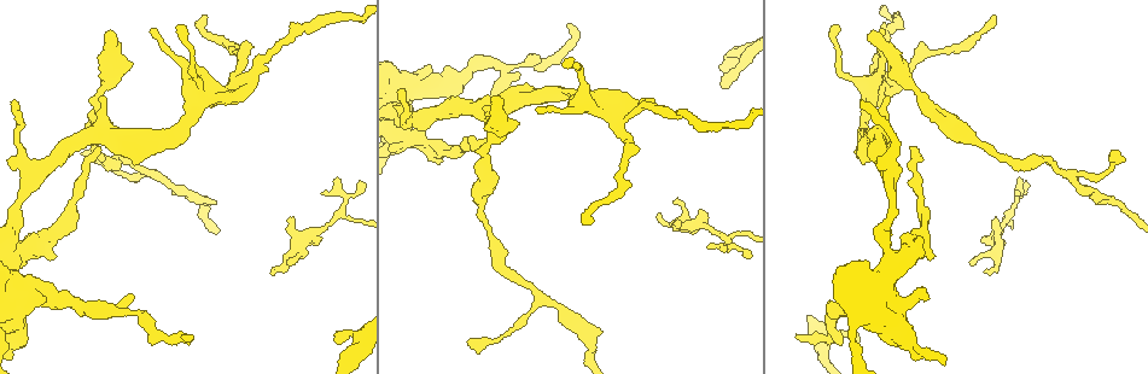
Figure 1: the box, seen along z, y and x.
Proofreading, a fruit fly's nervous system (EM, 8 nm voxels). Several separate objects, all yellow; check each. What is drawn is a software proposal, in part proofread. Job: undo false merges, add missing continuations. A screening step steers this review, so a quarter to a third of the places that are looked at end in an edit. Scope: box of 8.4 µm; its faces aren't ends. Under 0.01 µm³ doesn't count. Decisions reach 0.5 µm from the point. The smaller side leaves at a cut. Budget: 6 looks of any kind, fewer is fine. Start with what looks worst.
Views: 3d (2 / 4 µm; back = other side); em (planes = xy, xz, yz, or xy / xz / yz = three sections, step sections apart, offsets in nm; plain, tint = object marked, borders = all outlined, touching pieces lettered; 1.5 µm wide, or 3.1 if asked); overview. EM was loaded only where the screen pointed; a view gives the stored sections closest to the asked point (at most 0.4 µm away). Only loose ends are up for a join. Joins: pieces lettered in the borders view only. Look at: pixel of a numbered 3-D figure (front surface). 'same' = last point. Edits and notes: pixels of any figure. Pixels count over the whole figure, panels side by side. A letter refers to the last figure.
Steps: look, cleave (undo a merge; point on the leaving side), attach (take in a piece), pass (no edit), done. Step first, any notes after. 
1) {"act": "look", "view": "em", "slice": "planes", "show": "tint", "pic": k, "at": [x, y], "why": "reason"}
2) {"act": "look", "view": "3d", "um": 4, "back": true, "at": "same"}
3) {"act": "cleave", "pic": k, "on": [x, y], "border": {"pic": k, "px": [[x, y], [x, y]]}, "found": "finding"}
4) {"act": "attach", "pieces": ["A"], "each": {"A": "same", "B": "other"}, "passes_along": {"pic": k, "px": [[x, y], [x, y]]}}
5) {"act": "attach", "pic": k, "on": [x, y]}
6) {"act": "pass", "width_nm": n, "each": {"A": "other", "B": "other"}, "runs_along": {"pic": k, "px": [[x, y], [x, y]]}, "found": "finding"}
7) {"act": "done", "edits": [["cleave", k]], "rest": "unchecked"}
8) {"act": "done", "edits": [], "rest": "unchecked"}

{"act": "look", "view": "3d", "um": 2, "pic": 1, "at": [727, 86]}

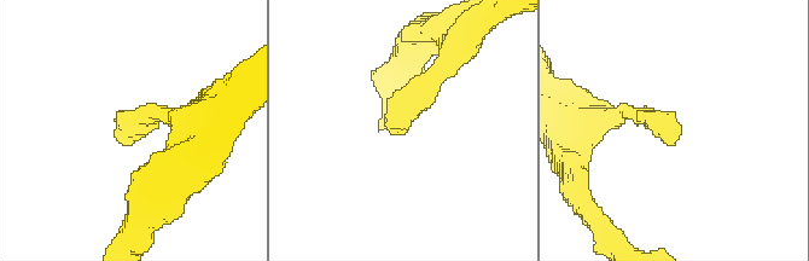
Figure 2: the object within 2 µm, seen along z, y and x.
{"act": "look", "view": "em", "slice": "planes", "show": "borders", "pic": 2, "at": [134, 135], "why": "shape alone is not enough"}

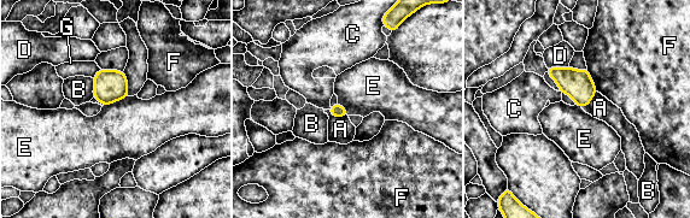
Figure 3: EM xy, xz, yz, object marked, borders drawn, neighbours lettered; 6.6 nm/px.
{"act": "pass", "each": {"A": "other", "B": "other", "C": "other", "D": "other", "E": "other", "F": "other", "G": "other"}, "found": "no lettered piece goes on from it"}

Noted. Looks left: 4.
{"act": "look", "view": "3d", "um": 2, "pic": 1, "at": [569, 24]}

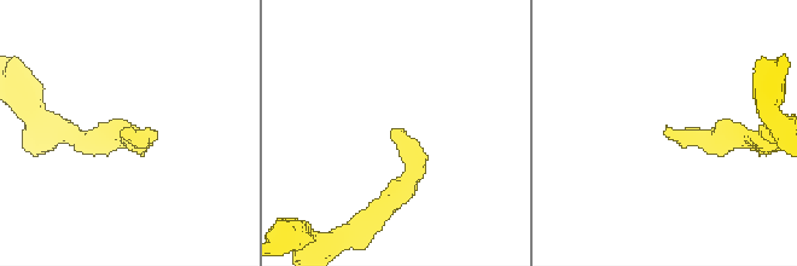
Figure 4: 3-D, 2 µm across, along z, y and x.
{"act": "look", "view": "em", "slice": "planes", "show": "borders", "pic": 4, "at": [397, 130]}

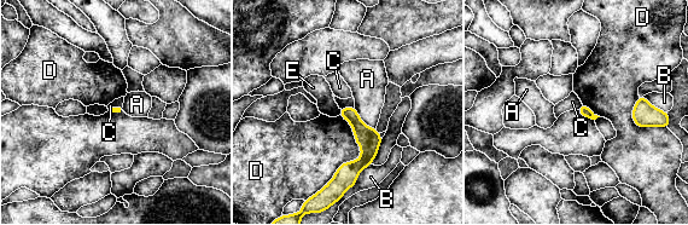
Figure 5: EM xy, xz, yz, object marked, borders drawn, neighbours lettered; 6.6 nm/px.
{"act": "pass", "each": {"A": "other", "B": "other", "C": "other", "D": "other", "E": "other"}, "border": {"pic": 5, "px": [[582, 104], [577, 109]]}, "found": "none of them fits"}

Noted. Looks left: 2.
{"act": "look", "view": "em", "slice": "planes", "show": "borders", "pic": 1, "at": [538, 114], "why": "free end"}

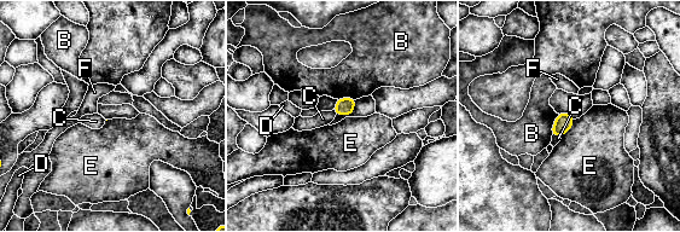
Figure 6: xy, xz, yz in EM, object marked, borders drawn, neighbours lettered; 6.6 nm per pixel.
{"act": "pass", "longest_contact_nm": ["B", 150], "each": {"B": "other", "C": "other", "D": "other", "E": "other", "F": "other"}, "border": {"pic": 6, "px": [[574, 120], [570, 128], [562, 137]]}, "found": "none of them fits"}

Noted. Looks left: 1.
{"act": "done", "edits": [], "rest": "unchecked"}

